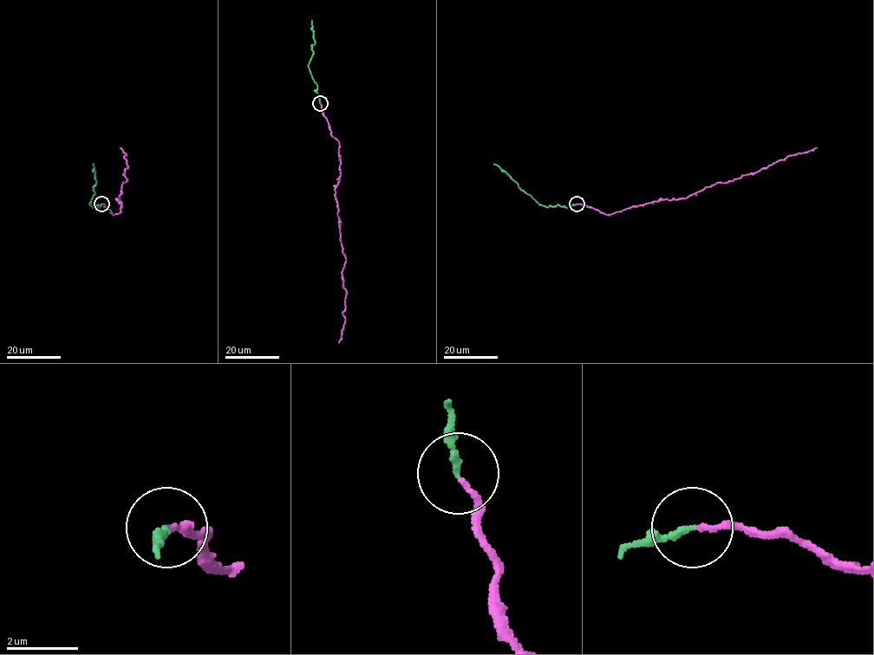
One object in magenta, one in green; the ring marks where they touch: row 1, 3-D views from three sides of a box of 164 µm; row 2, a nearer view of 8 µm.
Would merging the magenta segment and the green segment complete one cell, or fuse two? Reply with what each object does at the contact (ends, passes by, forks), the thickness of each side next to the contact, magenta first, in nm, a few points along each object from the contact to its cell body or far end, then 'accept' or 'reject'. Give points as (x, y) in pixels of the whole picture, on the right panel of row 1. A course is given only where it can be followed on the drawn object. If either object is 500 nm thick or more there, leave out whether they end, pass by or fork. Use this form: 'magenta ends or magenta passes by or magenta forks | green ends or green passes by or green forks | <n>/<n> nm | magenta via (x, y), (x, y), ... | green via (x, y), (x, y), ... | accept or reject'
magenta ends | green ends | 120/180 nm | magenta via (577, 204), (608, 215), (653, 202), (687, 198), (717, 183), (733, 180), (792, 154), (817, 148) | green via (577, 204), (566, 208), (539, 204), (493, 164) | accept

